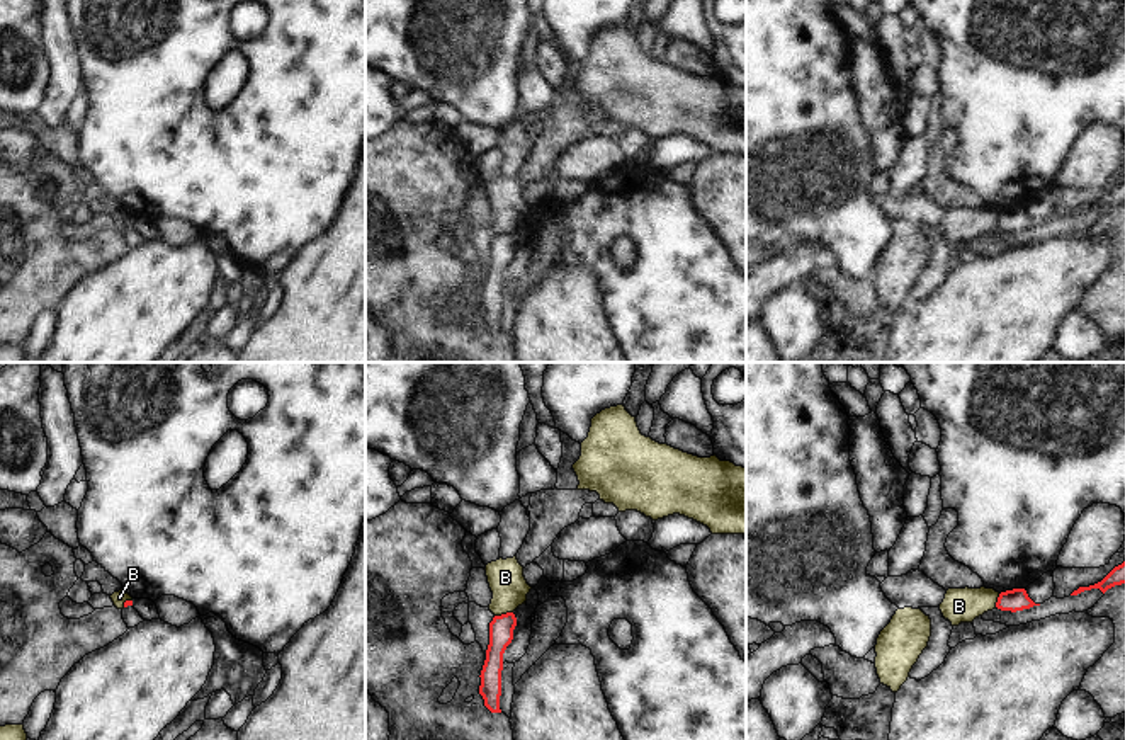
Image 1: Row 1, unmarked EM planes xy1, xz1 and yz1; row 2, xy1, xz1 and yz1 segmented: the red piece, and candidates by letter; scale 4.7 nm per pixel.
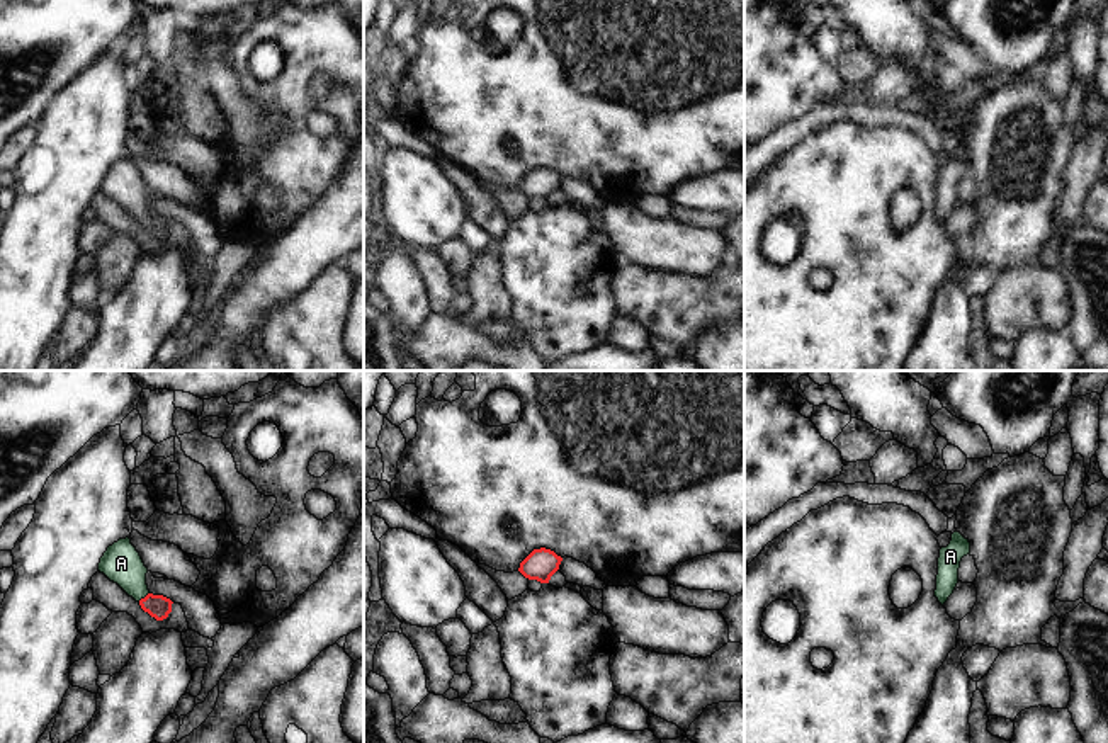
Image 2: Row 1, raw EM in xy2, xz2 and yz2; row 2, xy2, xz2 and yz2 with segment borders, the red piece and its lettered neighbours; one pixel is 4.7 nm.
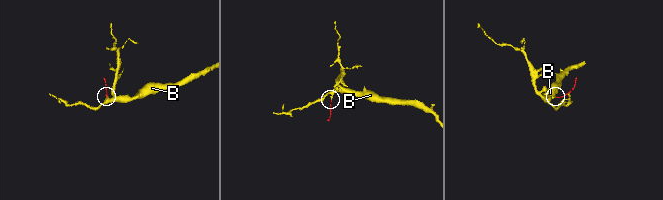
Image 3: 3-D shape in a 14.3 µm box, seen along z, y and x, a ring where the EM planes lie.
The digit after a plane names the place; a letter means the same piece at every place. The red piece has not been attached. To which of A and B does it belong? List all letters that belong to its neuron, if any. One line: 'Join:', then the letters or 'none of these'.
Join: A

